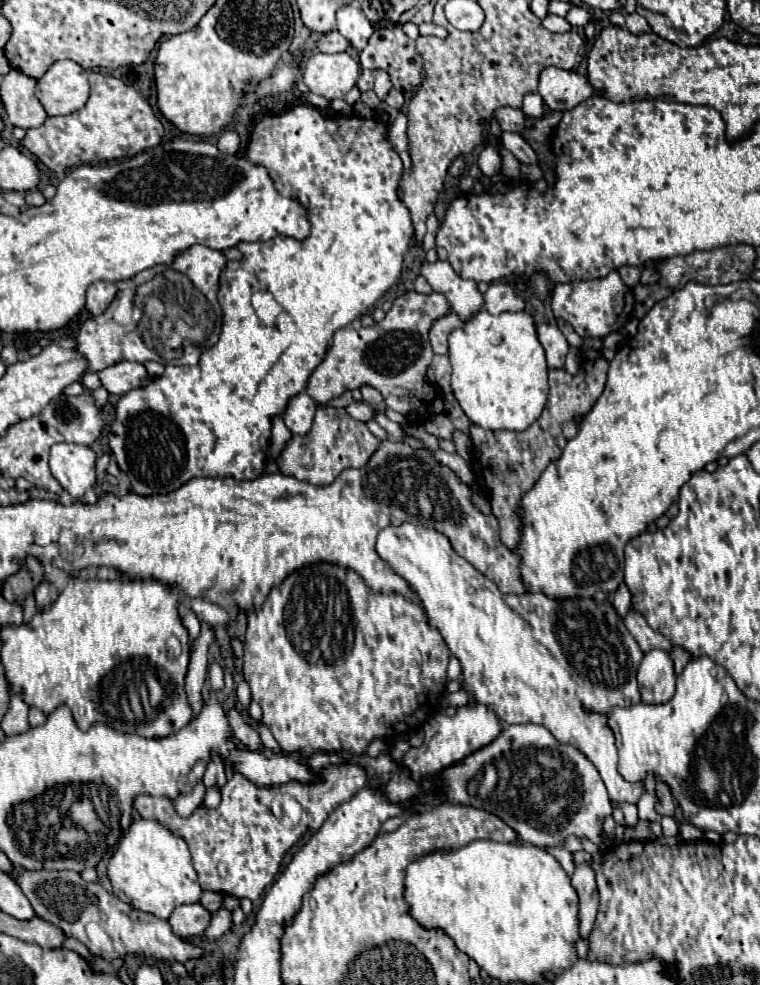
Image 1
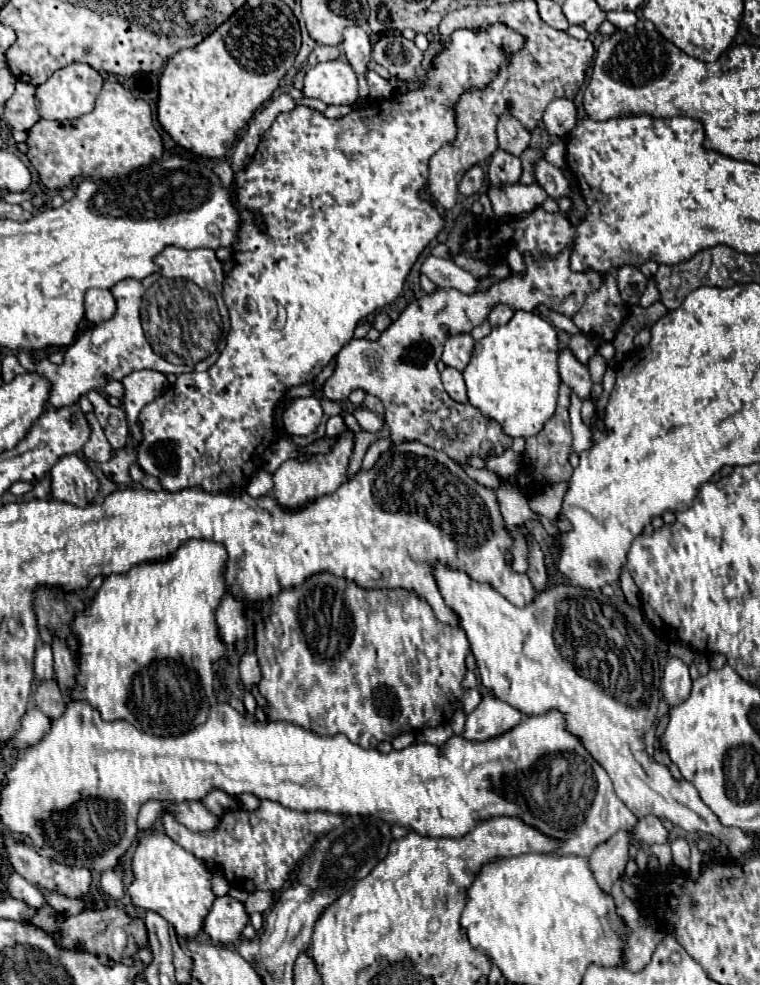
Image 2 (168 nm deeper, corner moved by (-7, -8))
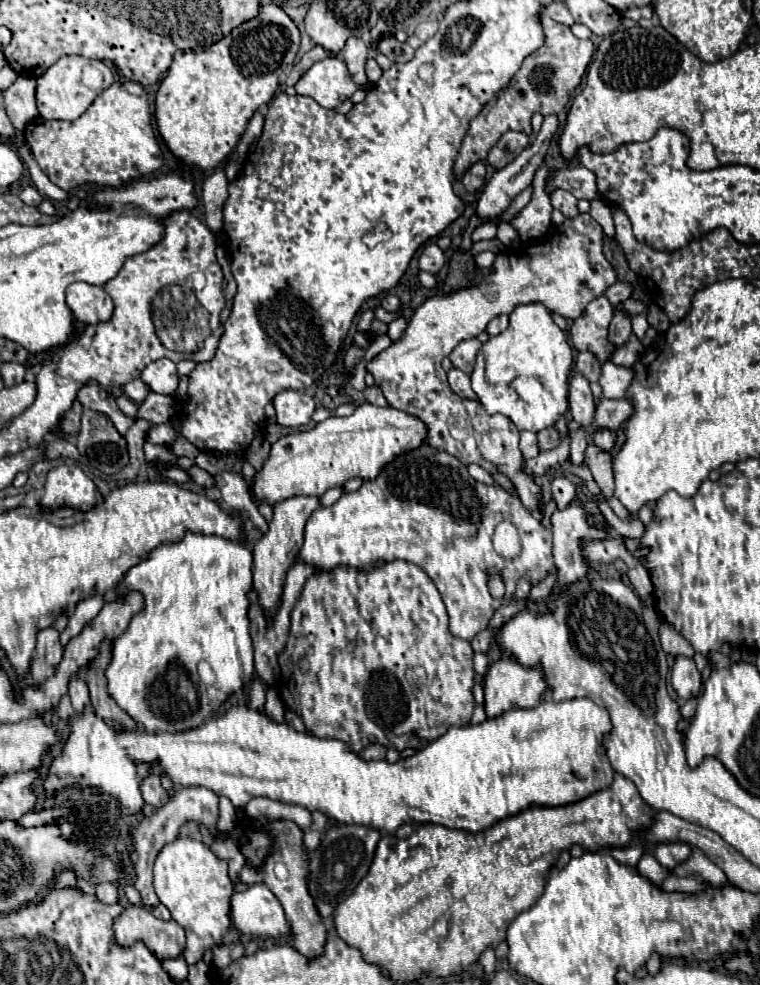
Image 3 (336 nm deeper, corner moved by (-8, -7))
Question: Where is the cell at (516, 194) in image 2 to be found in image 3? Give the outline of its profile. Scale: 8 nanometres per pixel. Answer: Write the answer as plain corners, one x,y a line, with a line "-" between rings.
568,165
564,169
554,171
552,179
546,183
546,193
550,195
558,187
570,191
576,199
588,199
588,201
598,199
594,173
580,165

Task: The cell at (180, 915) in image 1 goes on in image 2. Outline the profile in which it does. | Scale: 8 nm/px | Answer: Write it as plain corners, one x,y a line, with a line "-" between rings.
221,896
213,902
213,908
205,920
205,934
213,942
229,944
241,938
241,932
249,922
251,914
241,900
233,896

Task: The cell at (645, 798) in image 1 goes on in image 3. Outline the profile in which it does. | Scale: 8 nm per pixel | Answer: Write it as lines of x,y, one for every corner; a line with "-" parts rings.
570,699
570,701
560,701
560,703
542,701
534,709
520,709
520,711
512,709
512,711
502,713
496,719
486,719
480,725
450,727
440,739
428,743
424,749
416,751
412,757
398,759
396,763
388,763
386,759
364,761
344,741
320,739
320,737
310,735
310,733
298,733
292,727
288,727
286,723
276,723
268,715
264,715
264,713
260,713
256,709
250,709
246,705
230,707
226,713
222,713
218,717
212,717
208,723
204,723
204,725
200,725
196,729
190,729
190,731
182,731
182,733
150,733
150,731
144,731
144,727
140,727
140,725
134,731
118,731
118,729
110,727
104,719
94,715
94,711
90,707
86,707
82,713
76,713
76,717
70,719
70,735
64,741
60,755
52,759
52,765
50,765
48,773
46,773
46,779
44,779
42,787
44,787
44,793
48,797
54,797
56,793
60,793
64,789
96,787
100,793
104,793
104,795
108,795
108,797
112,797
116,801
116,805
120,809
120,815
134,815
134,813
140,813
142,807
144,807
144,799
142,799
142,791
140,791
142,781
150,773
154,773
158,777
162,773
166,773
176,789
178,787
206,787
206,789
212,789
216,795
228,797
236,809
244,809
246,803
252,797
268,797
268,799
282,801
282,803
288,803
288,805
306,807
308,811
322,811
326,817
332,817
332,819
336,819
340,823
366,825
366,827
372,827
372,829
378,829
378,831
384,831
384,833
396,833
396,829
406,825
406,823
420,823
420,825
432,823
432,825
442,825
442,827
448,827
448,829
460,829
460,831
468,831
468,833
478,833
478,831
484,831
484,829
492,827
496,821
500,821
504,817
510,817
510,815
516,815
518,811
524,811
528,807
564,807
564,805
572,805
572,803
576,803
580,799
586,799
588,795
594,795
596,791
608,789
612,785
612,781
614,781
614,771
612,771
612,767
610,767
610,763
606,759
606,751
602,747
602,735
606,731
610,731
608,713
606,713
606,709
602,709
596,703
592,703
592,699

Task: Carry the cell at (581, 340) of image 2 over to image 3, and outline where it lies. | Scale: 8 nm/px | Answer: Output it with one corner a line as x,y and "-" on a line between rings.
580,351
578,357
576,357
576,369
592,383
592,381
598,381
600,377
600,361
596,359
594,353
590,351

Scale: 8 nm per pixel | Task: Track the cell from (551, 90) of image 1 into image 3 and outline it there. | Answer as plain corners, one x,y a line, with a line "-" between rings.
548,115
548,117
544,117
542,129
540,129
540,133
536,135
534,143
532,143
530,147
526,147
526,149
524,149
512,163
508,163
508,165
502,167
502,169
496,169
496,173
490,177
490,181
486,183
486,187
484,187
484,191
482,191
480,199
478,199
476,213
478,213
480,217
486,217
486,219
494,219
494,217
498,217
498,215
510,205
510,201
512,201
522,189
526,189
526,187
532,183
532,177
534,177
536,169
540,167
540,163
544,161
544,153
546,153
546,149
548,149
548,145
550,145
552,135
556,133
558,125
560,125
560,123
558,123
558,117
556,117
556,115

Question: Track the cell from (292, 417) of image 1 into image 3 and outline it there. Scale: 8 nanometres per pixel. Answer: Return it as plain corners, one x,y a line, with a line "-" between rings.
286,389
274,397
274,407
282,427
304,427
316,411
316,401
304,391

